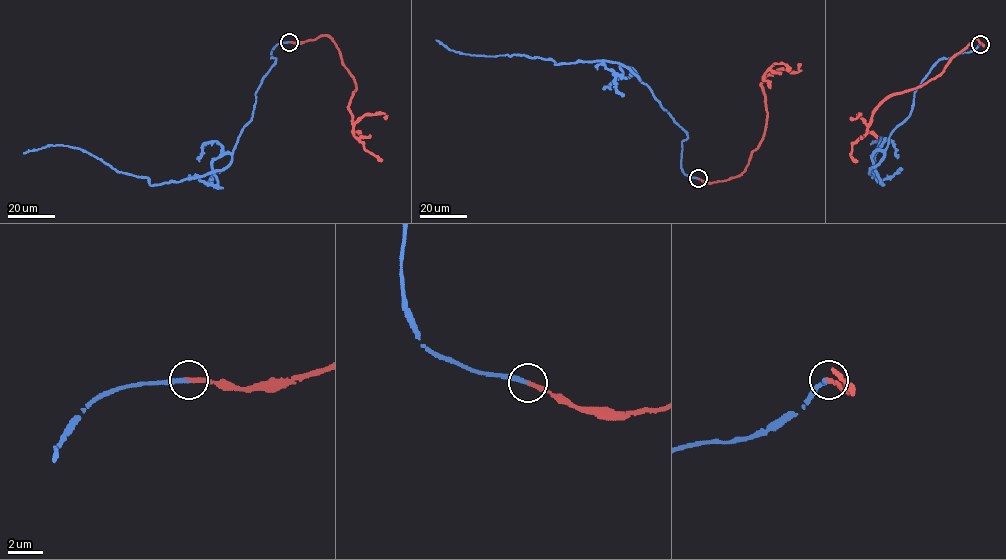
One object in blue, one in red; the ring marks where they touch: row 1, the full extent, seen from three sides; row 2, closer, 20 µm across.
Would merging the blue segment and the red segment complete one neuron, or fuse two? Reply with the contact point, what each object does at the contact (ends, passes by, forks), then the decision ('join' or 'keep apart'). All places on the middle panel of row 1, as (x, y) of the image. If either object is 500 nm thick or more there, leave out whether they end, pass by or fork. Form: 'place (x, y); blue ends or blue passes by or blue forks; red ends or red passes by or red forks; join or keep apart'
place (698, 178); blue ends; red ends; join

